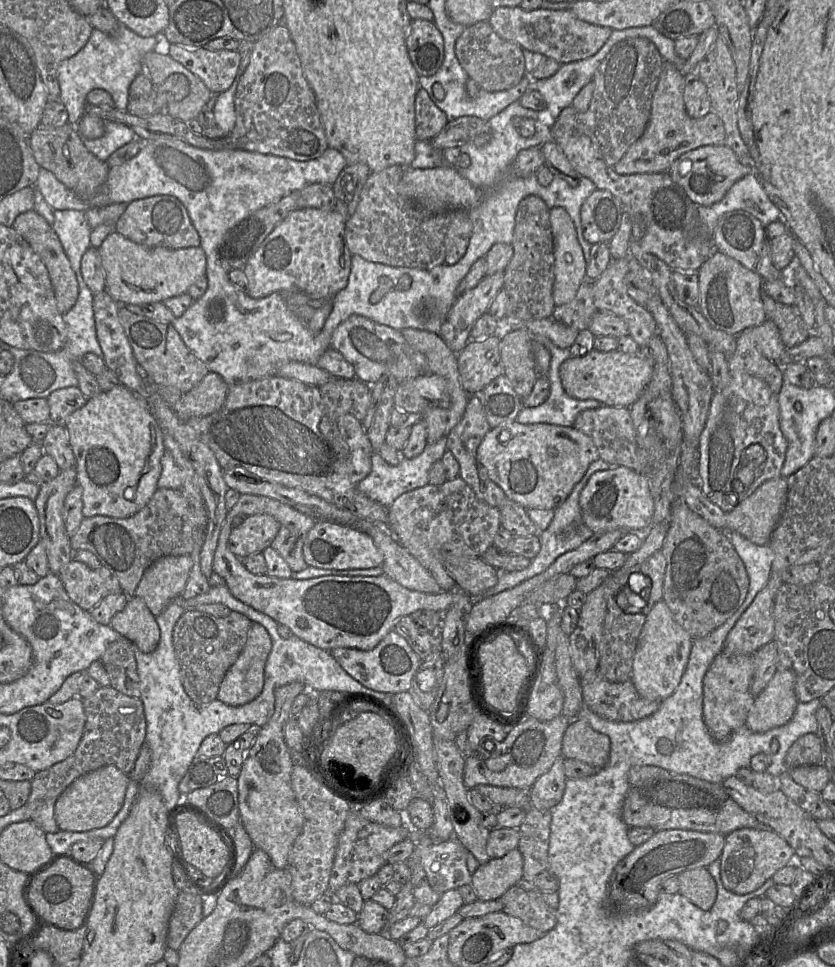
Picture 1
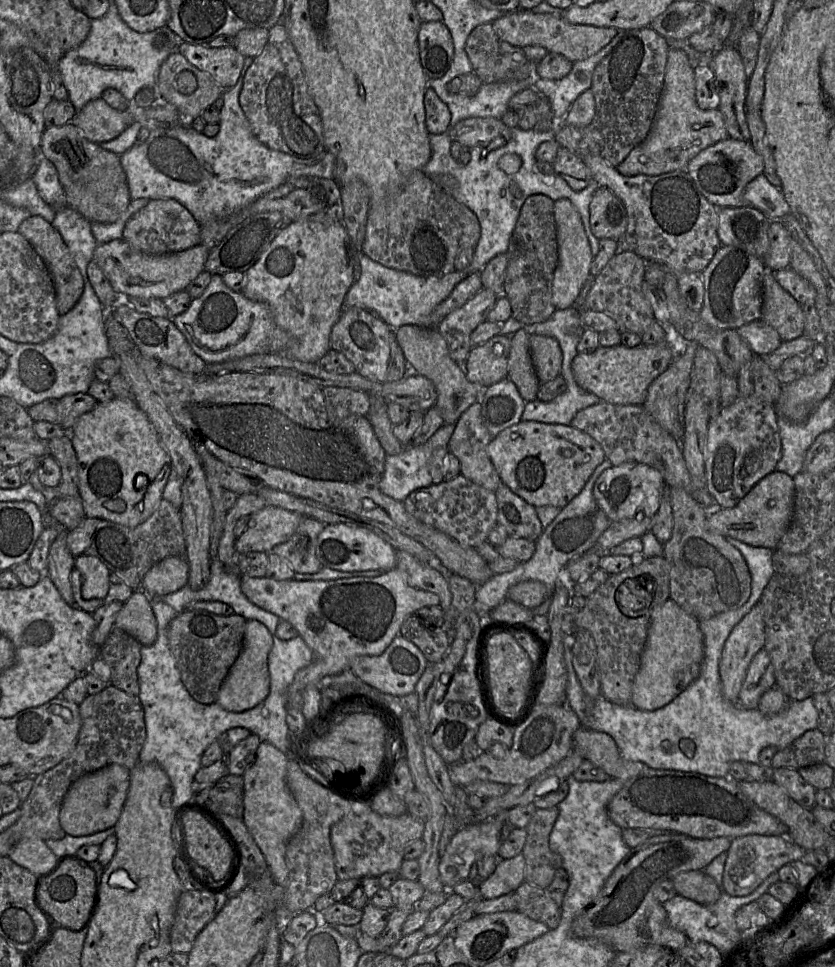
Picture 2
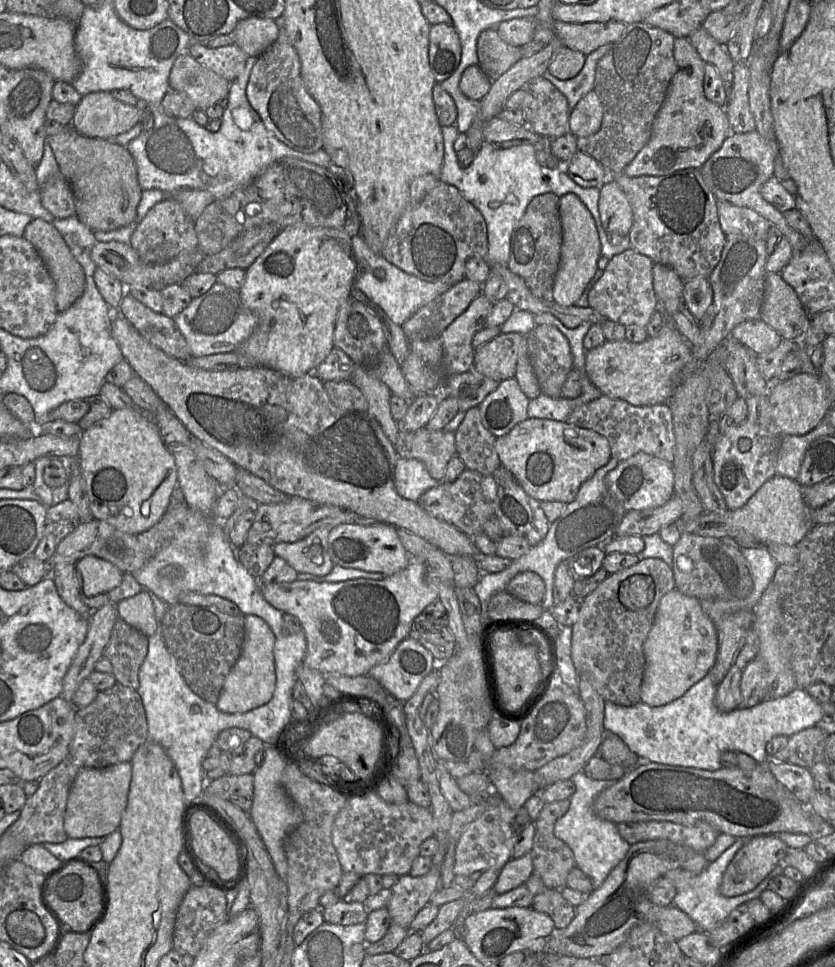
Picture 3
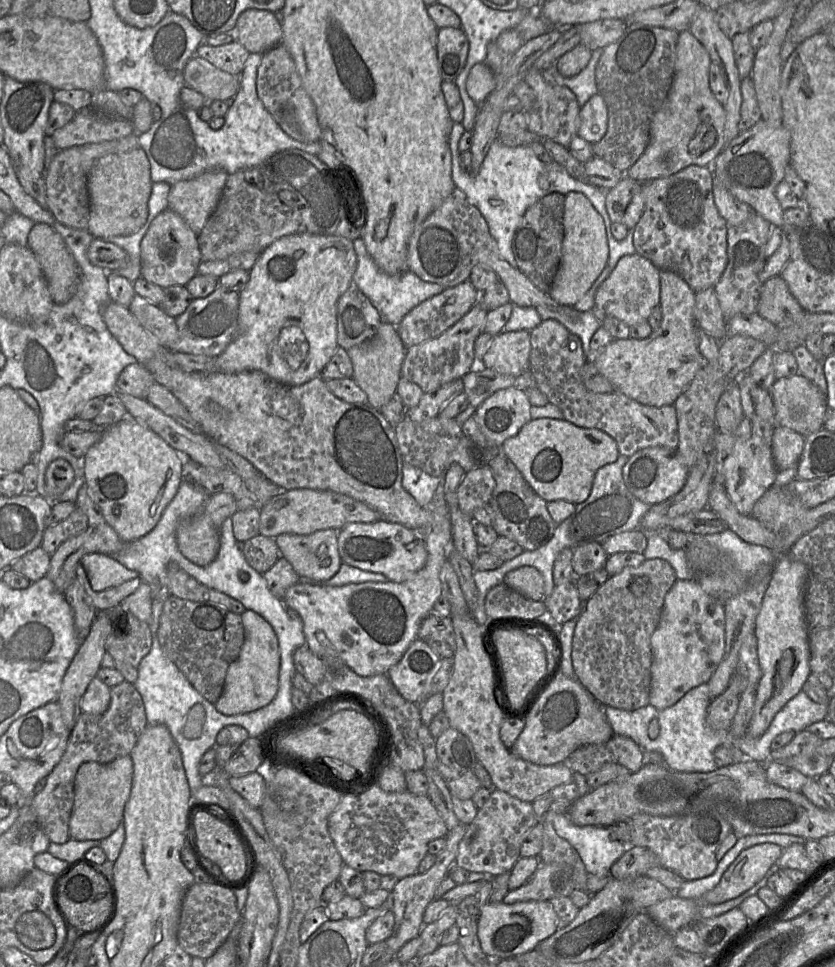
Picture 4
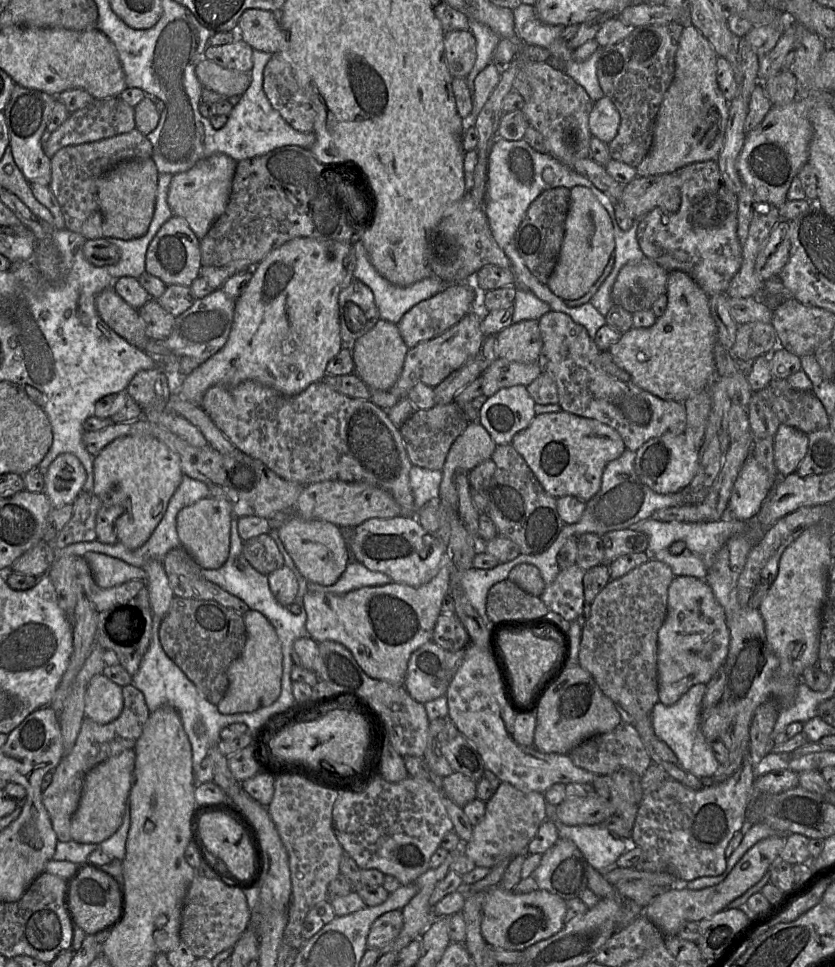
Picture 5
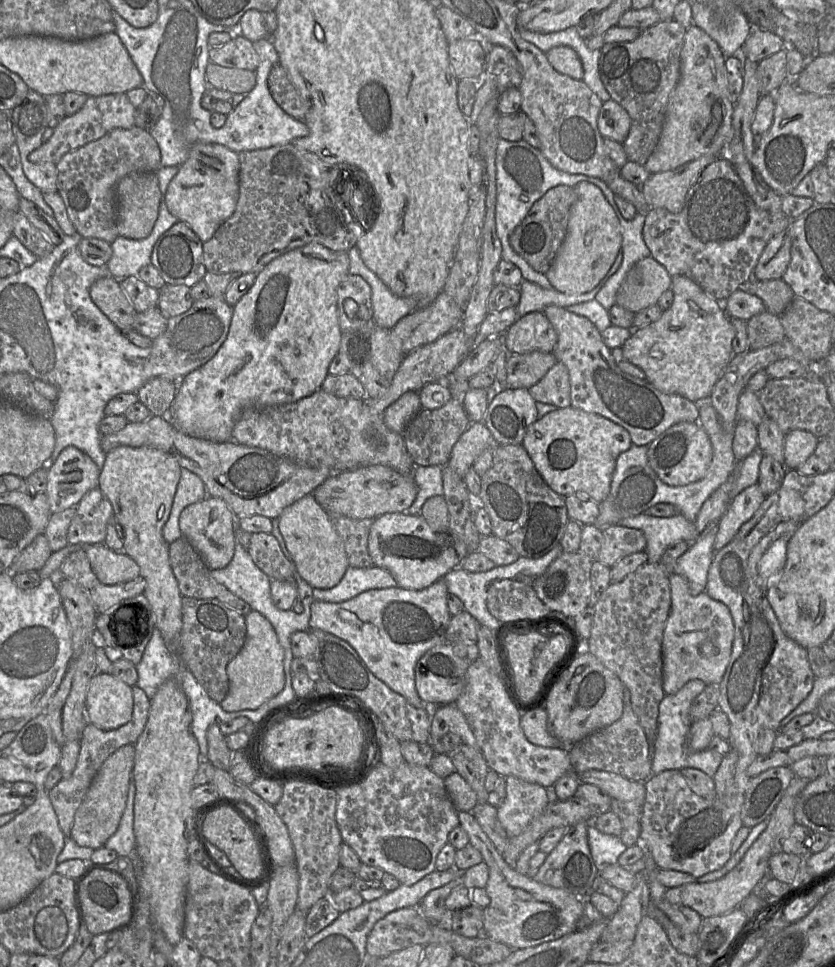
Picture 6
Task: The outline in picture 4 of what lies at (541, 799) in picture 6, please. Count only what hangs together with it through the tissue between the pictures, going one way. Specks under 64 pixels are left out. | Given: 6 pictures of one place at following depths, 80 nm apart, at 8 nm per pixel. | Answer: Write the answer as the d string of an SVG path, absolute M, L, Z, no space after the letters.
M493 789L484 805L478 810L475 819L467 825L467 829L458 847L455 864L469 872L484 872L489 877L510 871L516 861L521 858L521 845L530 831L541 819L536 817L532 802L522 801L499 789Z

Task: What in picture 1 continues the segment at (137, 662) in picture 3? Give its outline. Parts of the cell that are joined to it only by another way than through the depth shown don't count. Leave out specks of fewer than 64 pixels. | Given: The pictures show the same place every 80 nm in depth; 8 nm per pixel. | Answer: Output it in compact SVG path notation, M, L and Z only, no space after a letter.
M128 639L112 642L100 660L111 687L127 696L140 698L140 680L133 645Z

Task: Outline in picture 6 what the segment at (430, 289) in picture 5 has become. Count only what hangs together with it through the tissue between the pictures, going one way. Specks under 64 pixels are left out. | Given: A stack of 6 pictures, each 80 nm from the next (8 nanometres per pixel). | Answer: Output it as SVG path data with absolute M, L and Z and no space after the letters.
M358 247L348 251L349 274L362 277L370 286L373 318L375 324L385 329L392 329L400 319L417 309L413 298L394 295L384 282L363 262Z

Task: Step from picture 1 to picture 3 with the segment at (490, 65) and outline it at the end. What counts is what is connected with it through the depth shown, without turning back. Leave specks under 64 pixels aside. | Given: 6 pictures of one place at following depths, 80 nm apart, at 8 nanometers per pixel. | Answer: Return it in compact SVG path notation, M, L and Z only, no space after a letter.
M495 28L482 31L477 39L478 65L491 81L496 81L523 58L521 47L503 41Z

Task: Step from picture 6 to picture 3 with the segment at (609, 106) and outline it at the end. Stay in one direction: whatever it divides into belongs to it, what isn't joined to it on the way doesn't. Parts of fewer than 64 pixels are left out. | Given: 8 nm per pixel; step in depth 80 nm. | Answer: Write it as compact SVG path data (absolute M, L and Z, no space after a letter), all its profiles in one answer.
M591 90L572 108L569 131L576 137L590 136L598 132L602 118L602 104L596 92Z

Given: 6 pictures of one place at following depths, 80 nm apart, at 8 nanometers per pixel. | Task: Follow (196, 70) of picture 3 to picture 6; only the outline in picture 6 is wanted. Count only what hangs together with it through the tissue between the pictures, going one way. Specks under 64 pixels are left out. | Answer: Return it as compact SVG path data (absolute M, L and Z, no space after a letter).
M209 62L205 77L209 87L229 91L232 94L247 94L256 83L255 71L228 68Z

